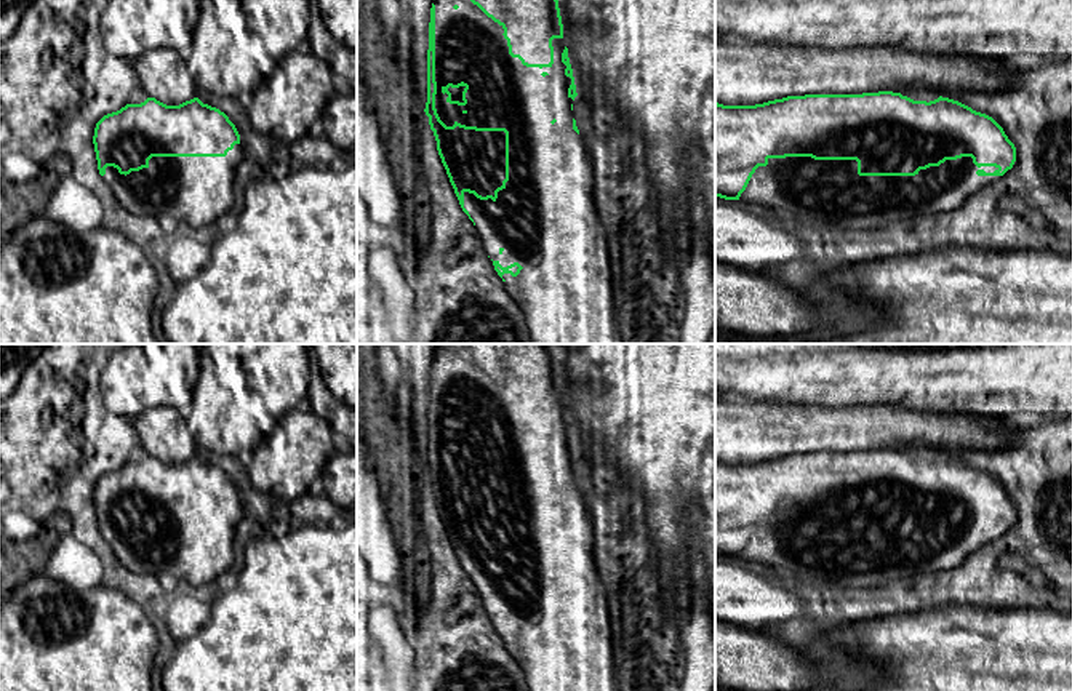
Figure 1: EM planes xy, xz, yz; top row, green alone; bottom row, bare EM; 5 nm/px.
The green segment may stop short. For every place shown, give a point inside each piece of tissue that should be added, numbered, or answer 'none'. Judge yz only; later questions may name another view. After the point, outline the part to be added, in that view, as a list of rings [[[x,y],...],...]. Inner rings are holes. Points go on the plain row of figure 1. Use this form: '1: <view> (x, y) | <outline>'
1: yz (815, 549) | [[[962,515],[920,528],[915,534],[859,534],[856,518],[768,517],[766,525],[755,528],[739,558],[754,566],[786,568],[814,584],[827,581],[835,587],[878,587],[899,581],[907,585],[923,574],[960,566],[970,553],[1002,536],[992,533],[995,528],[978,526],[971,515]]]

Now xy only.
1: xy (199, 549) | [[[235,502],[226,515],[152,515],[147,526],[126,534],[107,525],[102,537],[128,571],[170,573],[202,587],[230,579],[235,531],[242,518],[242,502]]]

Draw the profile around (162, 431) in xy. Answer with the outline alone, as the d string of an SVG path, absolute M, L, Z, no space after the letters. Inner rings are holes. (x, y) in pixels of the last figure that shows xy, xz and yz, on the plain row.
M171 406L142 411L133 419L139 445L149 456L166 464L179 464L197 456L197 441L182 414Z

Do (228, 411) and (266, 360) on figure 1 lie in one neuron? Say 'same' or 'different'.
same

